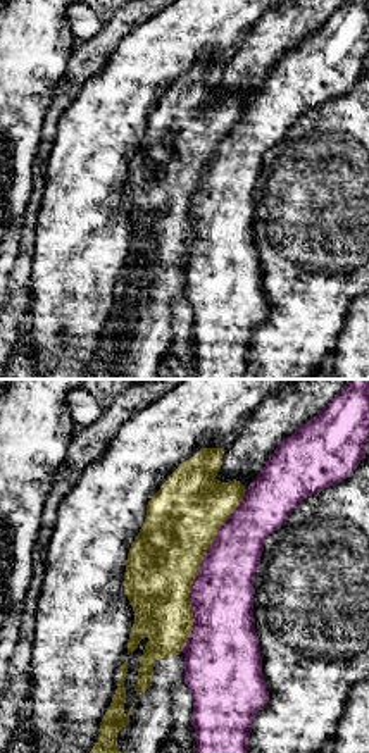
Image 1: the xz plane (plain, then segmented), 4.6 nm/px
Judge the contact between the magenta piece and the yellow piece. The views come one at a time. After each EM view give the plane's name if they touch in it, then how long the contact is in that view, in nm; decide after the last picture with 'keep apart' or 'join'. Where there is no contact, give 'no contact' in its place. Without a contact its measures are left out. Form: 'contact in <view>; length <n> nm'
contact in xz; length 800 nm

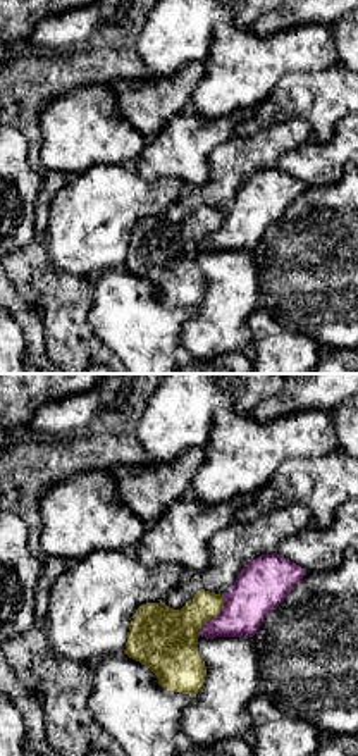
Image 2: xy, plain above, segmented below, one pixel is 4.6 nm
contact in xy; length 220 nm

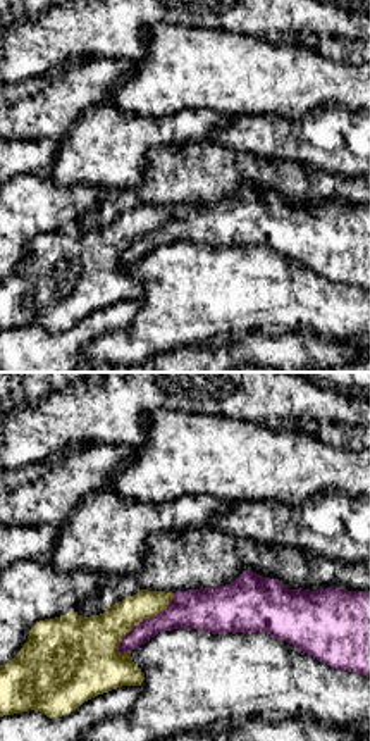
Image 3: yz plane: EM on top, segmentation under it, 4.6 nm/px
contact in yz; length 380 nm

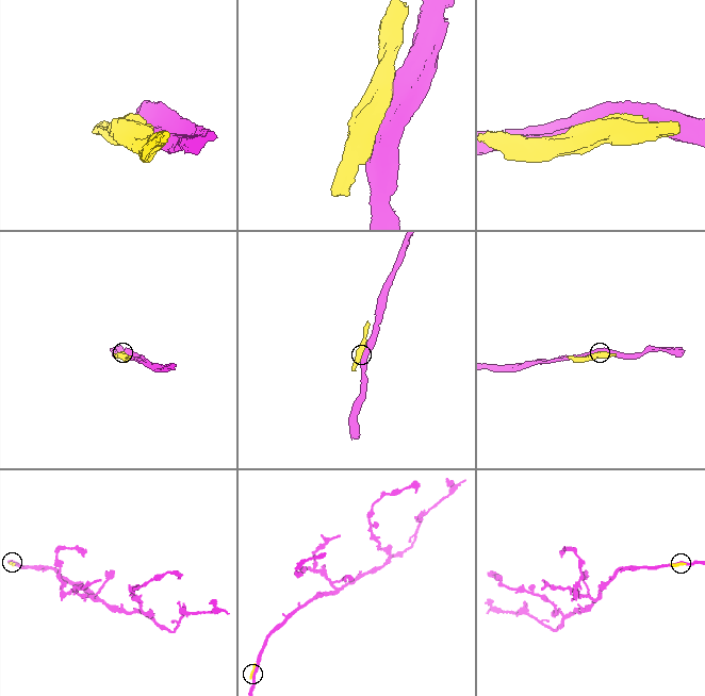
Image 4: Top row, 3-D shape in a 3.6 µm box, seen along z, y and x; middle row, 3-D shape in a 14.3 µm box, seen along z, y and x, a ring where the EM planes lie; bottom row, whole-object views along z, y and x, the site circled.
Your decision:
keep apart

